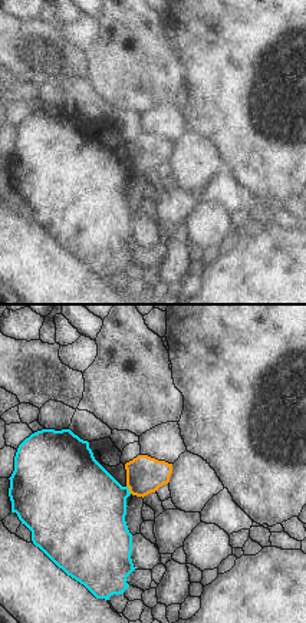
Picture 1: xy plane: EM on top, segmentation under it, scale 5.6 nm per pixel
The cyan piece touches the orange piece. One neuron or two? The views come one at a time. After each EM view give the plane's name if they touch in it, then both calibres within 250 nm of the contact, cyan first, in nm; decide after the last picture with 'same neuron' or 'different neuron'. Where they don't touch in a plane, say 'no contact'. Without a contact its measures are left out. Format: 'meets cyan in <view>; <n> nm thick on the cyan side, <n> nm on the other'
meets cyan in xy; 440 nm thick on the cyan side, 200 nm on the other

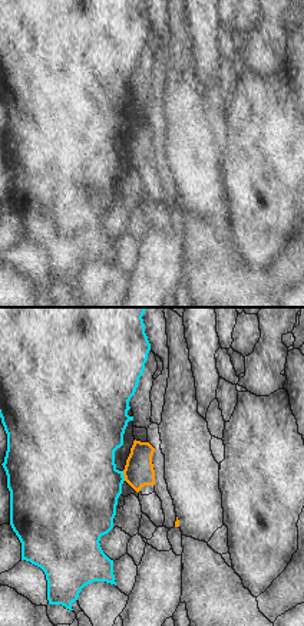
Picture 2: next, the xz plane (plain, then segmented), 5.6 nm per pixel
meets cyan in xz; 460 nm thick on the cyan side, 160 nm on the other

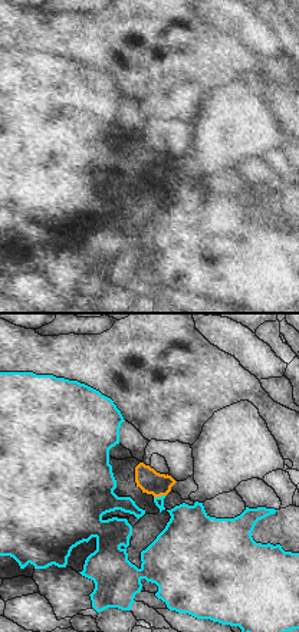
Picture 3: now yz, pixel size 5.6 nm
meets cyan in yz; 50 nm thick on the cyan side, 140 nm on the other

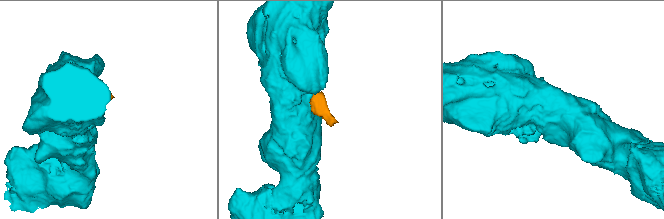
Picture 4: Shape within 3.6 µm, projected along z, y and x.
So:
different neuron

